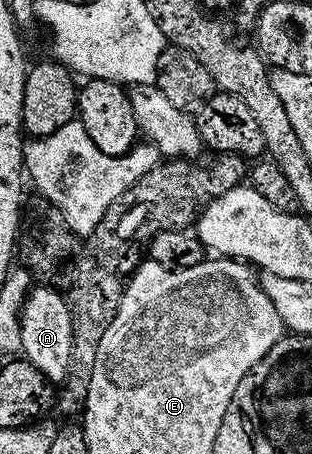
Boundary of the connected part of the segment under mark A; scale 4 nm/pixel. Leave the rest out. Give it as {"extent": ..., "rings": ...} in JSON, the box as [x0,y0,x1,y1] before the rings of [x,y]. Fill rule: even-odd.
{"extent":[20,287,73,383],"rings":[[[50,287],[32,288],[20,316],[22,356],[34,365],[52,383],[66,382],[71,372],[73,355],[73,319],[69,315],[66,296],[58,289]]]}

